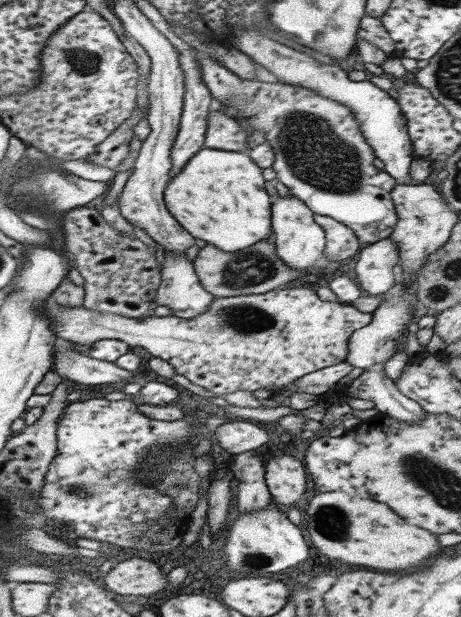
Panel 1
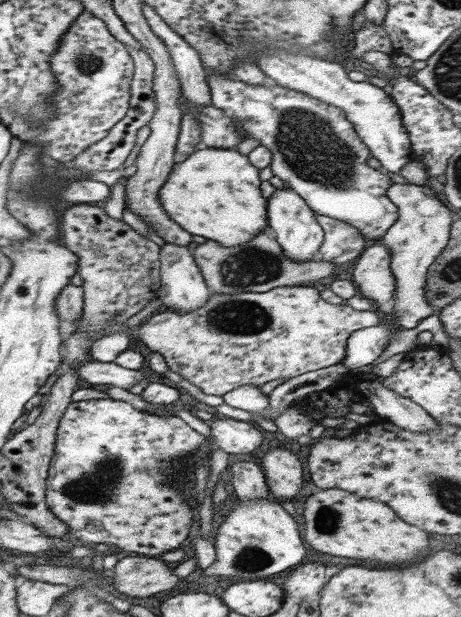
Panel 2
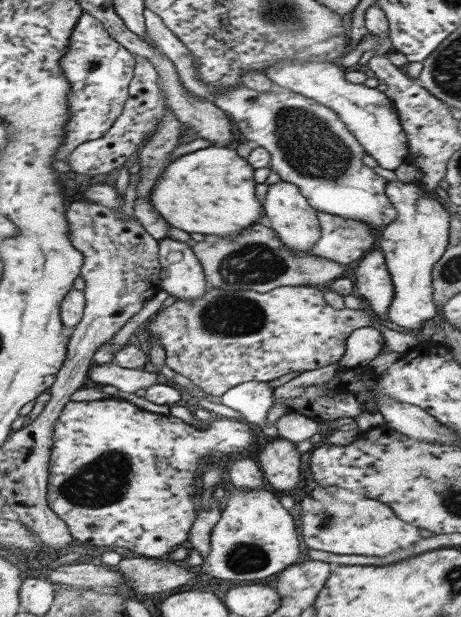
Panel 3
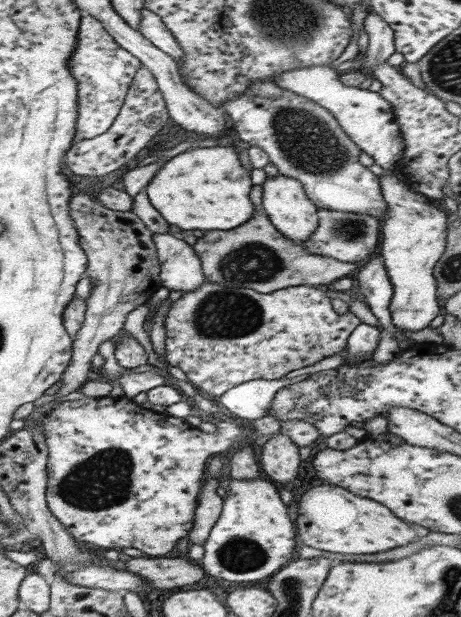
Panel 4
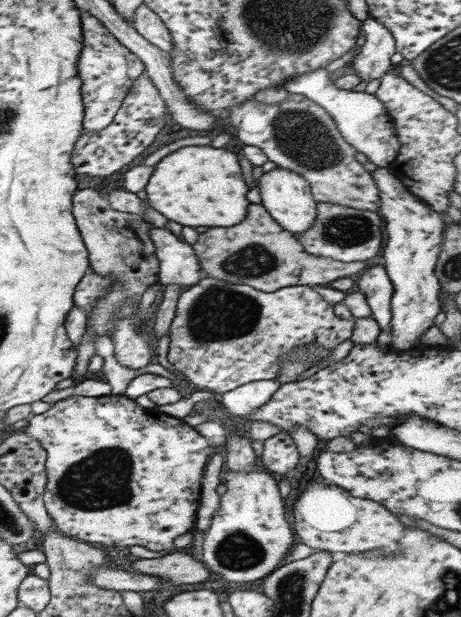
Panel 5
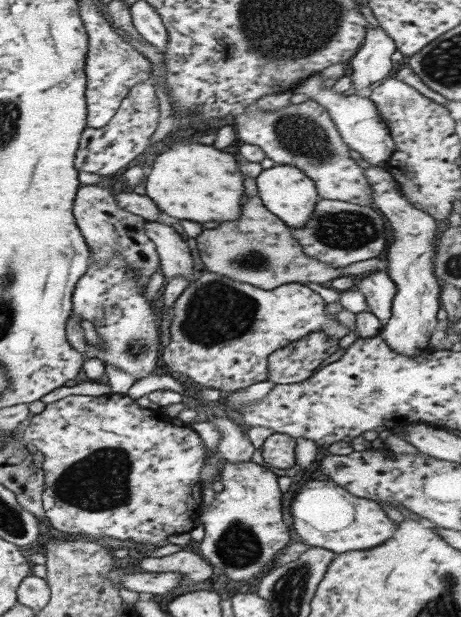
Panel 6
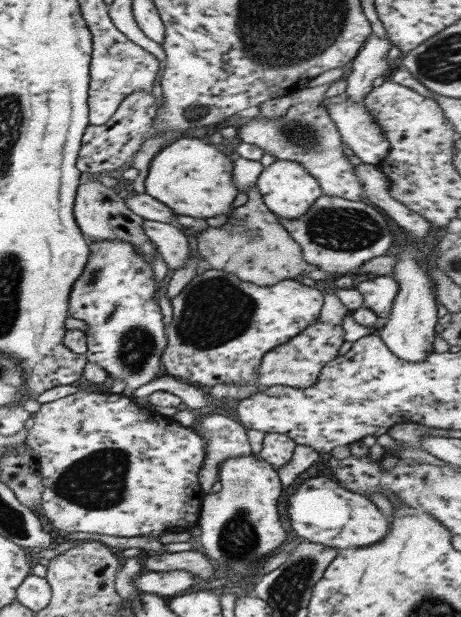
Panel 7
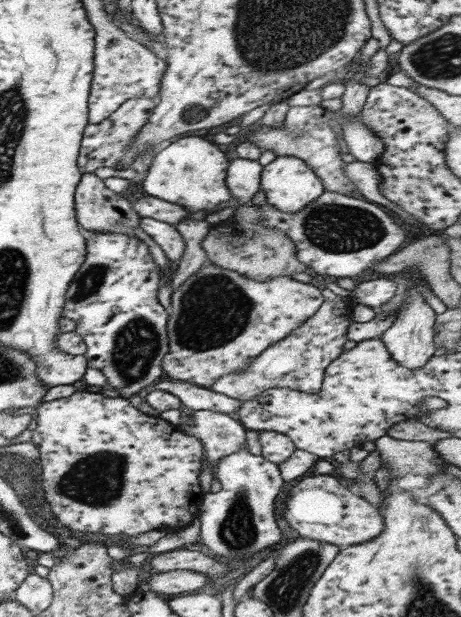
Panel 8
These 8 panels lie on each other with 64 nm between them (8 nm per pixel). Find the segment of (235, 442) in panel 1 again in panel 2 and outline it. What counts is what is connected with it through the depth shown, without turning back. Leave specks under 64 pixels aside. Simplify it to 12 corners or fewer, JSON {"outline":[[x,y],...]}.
{"outline":[[220,417],[211,424],[214,444],[246,454],[264,442],[250,421]]}

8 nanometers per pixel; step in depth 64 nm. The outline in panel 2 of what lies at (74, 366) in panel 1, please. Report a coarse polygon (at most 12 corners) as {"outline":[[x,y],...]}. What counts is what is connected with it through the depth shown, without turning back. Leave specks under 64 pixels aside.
{"outline":[[85,360],[77,375],[90,385],[110,384],[124,390],[146,374],[115,362]]}

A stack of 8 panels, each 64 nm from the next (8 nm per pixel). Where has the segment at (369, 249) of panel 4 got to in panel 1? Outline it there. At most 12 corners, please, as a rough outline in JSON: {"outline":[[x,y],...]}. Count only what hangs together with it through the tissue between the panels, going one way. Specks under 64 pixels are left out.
{"outline":[[329,216],[323,261],[342,262],[360,251],[356,233]]}

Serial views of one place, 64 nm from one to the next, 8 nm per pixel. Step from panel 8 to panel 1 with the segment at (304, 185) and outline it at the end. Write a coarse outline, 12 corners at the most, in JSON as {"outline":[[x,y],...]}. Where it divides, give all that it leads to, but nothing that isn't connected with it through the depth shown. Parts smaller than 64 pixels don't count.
{"outline":[[292,194],[274,197],[277,255],[296,272],[324,260],[325,230]]}

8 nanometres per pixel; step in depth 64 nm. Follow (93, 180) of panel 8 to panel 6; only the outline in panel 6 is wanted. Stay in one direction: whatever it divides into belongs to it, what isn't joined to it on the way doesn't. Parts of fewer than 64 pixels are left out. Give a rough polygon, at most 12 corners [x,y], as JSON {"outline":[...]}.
{"outline":[[82,183],[73,215],[105,265],[122,255],[141,287],[160,269],[147,220]]}

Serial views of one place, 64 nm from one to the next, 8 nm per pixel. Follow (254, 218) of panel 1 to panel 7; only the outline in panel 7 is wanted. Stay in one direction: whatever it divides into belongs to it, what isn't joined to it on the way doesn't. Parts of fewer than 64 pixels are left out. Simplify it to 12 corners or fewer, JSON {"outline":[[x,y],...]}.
{"outline":[[181,138],[156,153],[145,193],[177,216],[231,216],[233,162]]}

